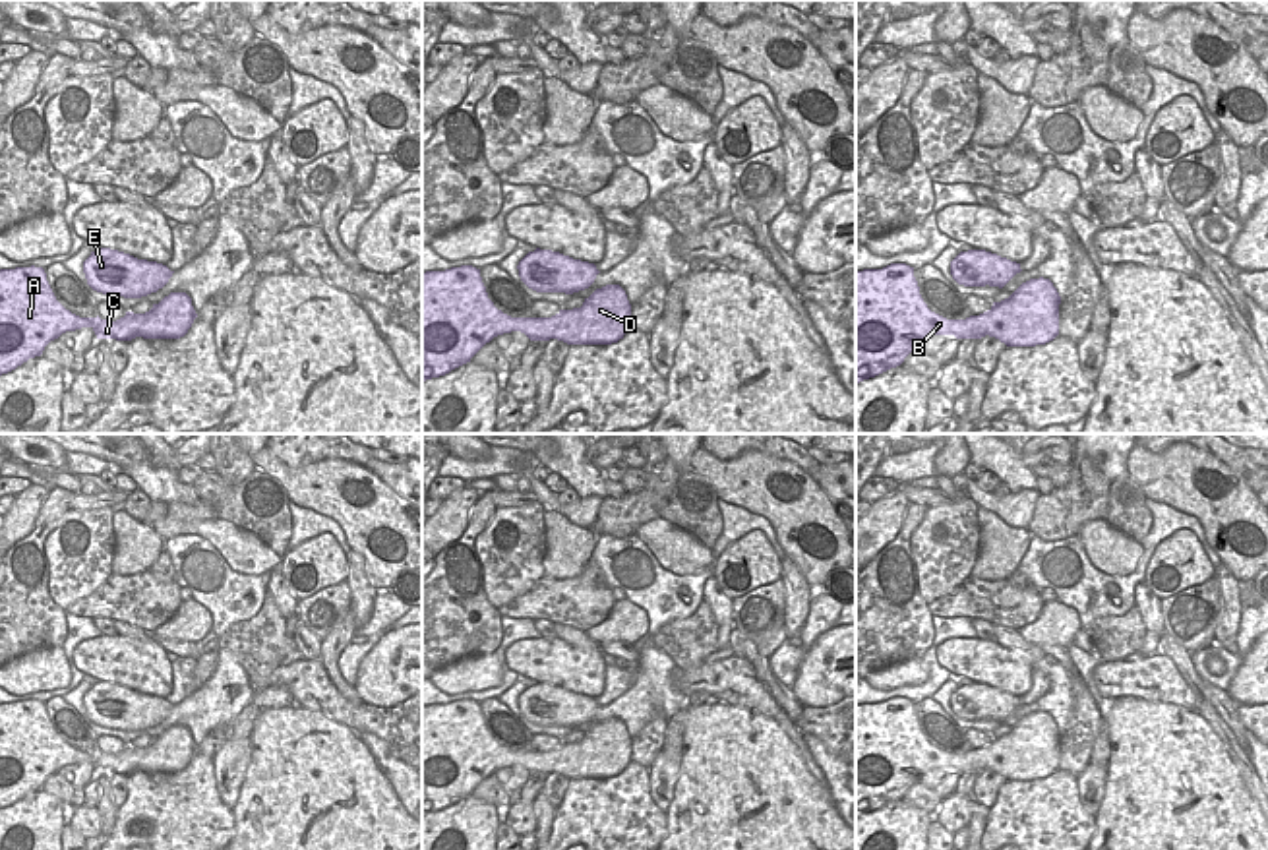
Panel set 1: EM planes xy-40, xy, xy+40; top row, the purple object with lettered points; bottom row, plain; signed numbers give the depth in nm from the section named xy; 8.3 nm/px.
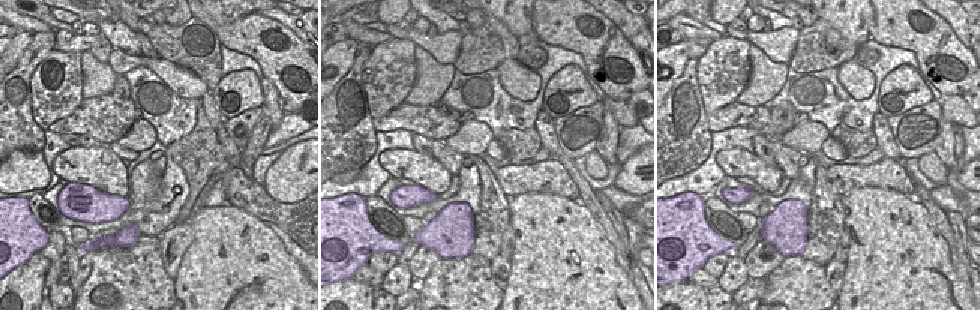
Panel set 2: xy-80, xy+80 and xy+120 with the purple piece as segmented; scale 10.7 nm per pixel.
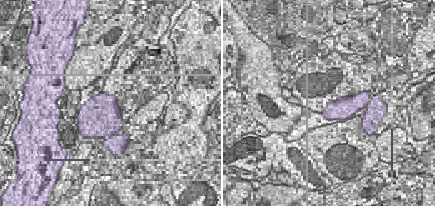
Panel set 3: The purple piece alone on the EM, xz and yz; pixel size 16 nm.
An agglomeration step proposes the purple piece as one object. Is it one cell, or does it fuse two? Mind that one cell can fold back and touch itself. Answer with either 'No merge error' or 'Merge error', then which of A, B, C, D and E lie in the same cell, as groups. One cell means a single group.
No merge error. Groups: A B C D E

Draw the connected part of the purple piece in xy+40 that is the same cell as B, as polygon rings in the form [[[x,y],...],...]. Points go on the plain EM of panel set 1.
[[[891,697],[856,705],[856,817],[900,800],[931,769],[989,769],[1007,780],[1045,778],[1059,769],[1059,738],[1053,716],[1040,711],[980,749],[947,753],[923,736],[914,701]]]

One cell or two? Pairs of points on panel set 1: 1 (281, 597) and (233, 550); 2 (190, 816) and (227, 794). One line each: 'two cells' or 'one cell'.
1: two cells
2: two cells

